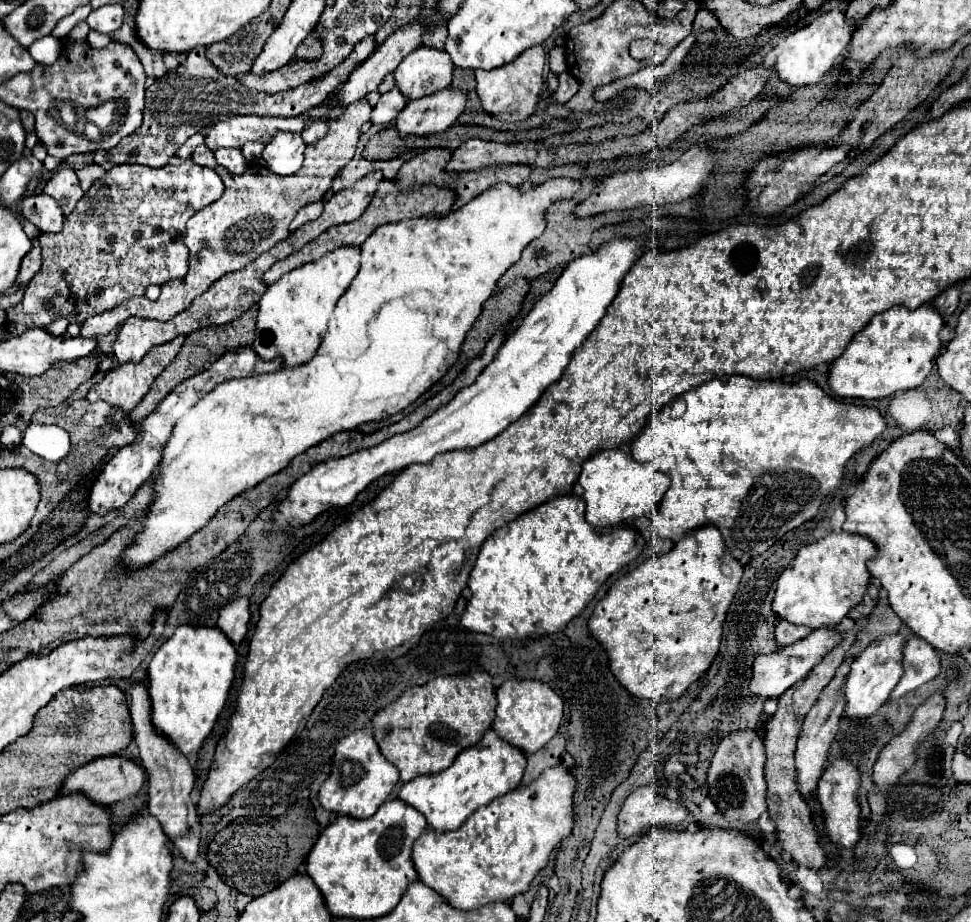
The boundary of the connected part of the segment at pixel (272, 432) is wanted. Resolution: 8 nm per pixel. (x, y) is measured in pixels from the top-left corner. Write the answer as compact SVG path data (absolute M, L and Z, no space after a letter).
M552 178L546 180L544 184L534 186L534 190L518 190L518 186L492 186L490 190L482 192L478 198L474 198L474 202L462 206L462 210L452 210L448 214L444 214L442 218L410 218L410 222L390 222L386 226L380 226L378 230L374 230L374 234L370 234L370 238L366 238L366 242L360 246L362 248L362 264L360 264L360 272L358 276L352 280L350 288L340 296L334 316L330 318L328 330L324 334L324 340L320 344L320 348L316 350L314 358L306 364L300 364L296 368L280 368L276 372L270 374L260 374L260 376L250 376L250 378L240 378L240 380L230 380L224 382L220 386L216 386L212 392L208 392L194 408L190 408L174 426L174 432L166 444L164 456L160 466L156 468L156 486L154 486L154 494L156 498L150 502L150 514L146 518L144 530L138 534L138 538L134 540L134 544L126 550L124 556L124 564L134 568L134 566L146 566L150 562L154 562L156 558L160 558L162 554L166 554L168 550L172 550L174 546L178 546L180 542L188 540L196 530L204 528L210 518L216 514L216 510L220 506L224 506L230 498L242 494L248 488L254 488L256 484L260 484L264 478L280 472L282 468L286 468L290 464L290 460L294 456L298 456L300 452L304 452L310 446L316 446L320 442L324 442L326 438L330 438L336 432L342 430L352 430L364 422L372 422L372 420L382 420L388 418L396 412L400 412L402 408L410 406L420 394L426 392L426 388L430 388L434 382L438 382L446 370L456 362L458 354L460 354L460 346L464 342L464 336L468 332L468 328L474 324L474 320L478 318L482 304L492 296L498 278L514 264L518 262L522 250L526 248L528 242L532 242L534 238L538 238L542 234L542 230L546 228L546 210L552 206L552 202L558 200L566 200L572 198L572 194L576 194L582 188L582 184L574 178Z

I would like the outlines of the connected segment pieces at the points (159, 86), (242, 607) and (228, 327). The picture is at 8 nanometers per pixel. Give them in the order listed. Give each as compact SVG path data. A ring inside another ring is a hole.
M366 36L362 42L358 42L358 46L354 46L350 58L346 58L346 62L340 62L334 70L330 70L330 74L322 74L322 78L314 78L314 82L306 82L306 86L298 86L282 94L248 92L244 86L236 84L236 78L224 76L214 64L210 64L204 56L204 48L192 50L188 52L184 64L180 64L176 70L170 70L160 80L154 80L154 84L146 88L146 110L142 126L126 136L118 146L110 150L98 150L94 162L104 170L110 170L114 164L146 164L150 168L162 168L176 154L178 146L186 142L188 136L200 132L204 126L216 124L218 120L230 118L234 114L282 118L304 114L306 110L326 102L326 98L338 88L338 84L346 82L350 72L374 52L374 46L374 36Z
M236 598L228 606L220 610L218 628L234 642L240 644L248 632L248 620L250 620L250 600L248 598Z
M254 304L250 310L246 310L240 318L236 318L234 322L228 322L224 326L210 326L210 328L202 328L196 330L192 334L186 336L182 350L178 352L178 358L174 358L174 362L152 382L148 394L142 398L142 402L130 412L130 420L132 422L142 422L150 412L156 410L156 406L168 396L168 392L172 392L182 380L210 368L212 362L216 362L224 352L228 350L236 350L240 346L250 346L254 342L254 332L256 332L256 314L258 314L258 304Z

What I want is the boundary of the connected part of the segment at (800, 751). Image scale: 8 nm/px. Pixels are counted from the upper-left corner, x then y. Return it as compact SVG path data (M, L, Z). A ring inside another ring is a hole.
M844 662L838 670L836 670L836 676L834 680L830 682L830 686L826 686L826 690L820 694L814 710L808 712L808 718L804 720L804 726L802 726L802 734L798 738L798 748L796 748L796 754L794 754L794 760L796 760L796 782L798 782L798 788L800 788L800 794L802 798L808 802L812 800L812 794L816 790L816 784L822 776L822 770L824 770L824 762L828 758L828 750L830 750L830 744L834 740L834 734L838 732L838 722L840 722L840 716L842 716L842 708L844 708L844 696L842 696L842 682L850 670L850 662Z

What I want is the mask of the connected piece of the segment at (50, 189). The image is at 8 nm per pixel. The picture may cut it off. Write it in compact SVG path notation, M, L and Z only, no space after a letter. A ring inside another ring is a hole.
M68 166L56 170L52 174L52 178L46 182L46 194L58 200L64 214L70 214L74 210L76 202L84 196L78 176L76 176L76 170L72 170Z

